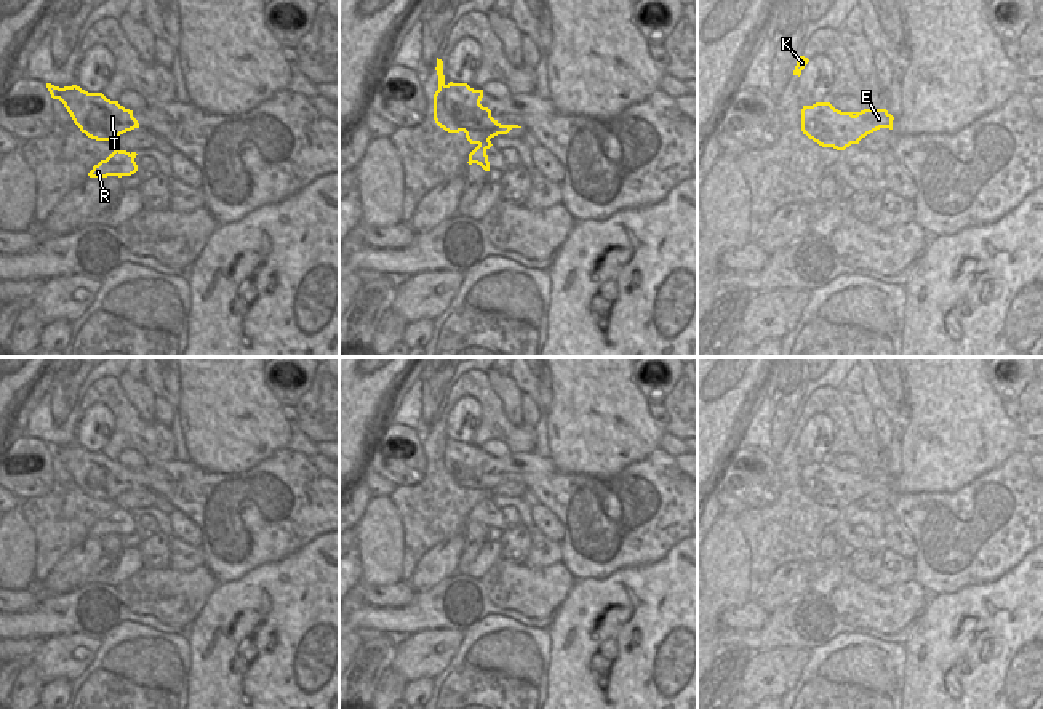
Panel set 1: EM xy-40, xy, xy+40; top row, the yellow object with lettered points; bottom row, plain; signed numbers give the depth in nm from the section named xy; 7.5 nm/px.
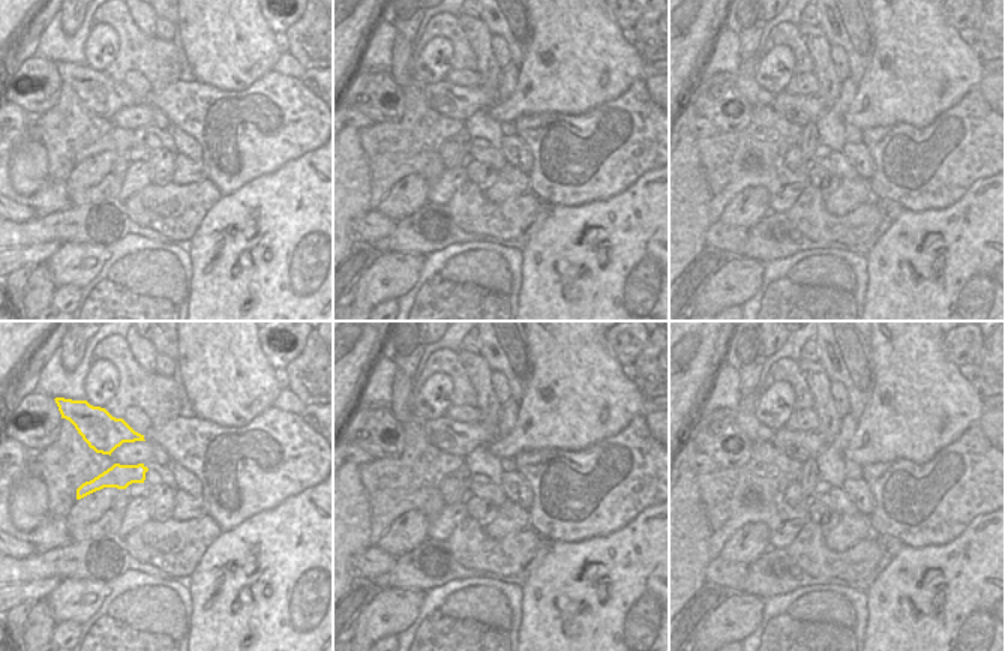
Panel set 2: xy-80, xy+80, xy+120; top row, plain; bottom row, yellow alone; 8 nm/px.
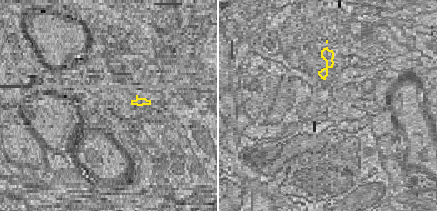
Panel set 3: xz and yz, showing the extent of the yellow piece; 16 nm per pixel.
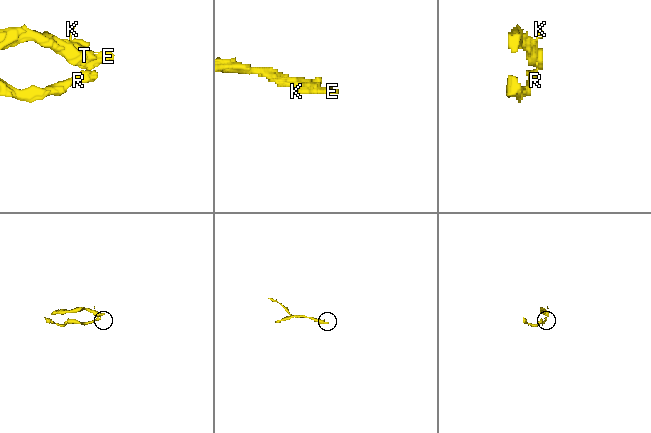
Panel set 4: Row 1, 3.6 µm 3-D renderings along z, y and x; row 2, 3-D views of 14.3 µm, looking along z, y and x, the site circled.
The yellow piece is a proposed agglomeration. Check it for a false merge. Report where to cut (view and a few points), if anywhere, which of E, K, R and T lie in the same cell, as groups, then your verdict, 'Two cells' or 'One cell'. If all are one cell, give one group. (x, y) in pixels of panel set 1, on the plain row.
Split along xy (488, 498), (479, 503). Groups: E K T / R. Two cells.

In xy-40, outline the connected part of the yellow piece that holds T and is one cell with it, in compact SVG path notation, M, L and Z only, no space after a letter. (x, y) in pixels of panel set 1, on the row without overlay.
M46 442L46 447L53 458L64 463L80 490L91 498L114 501L120 493L139 487L133 469L102 451L88 451L77 443L59 447Z

